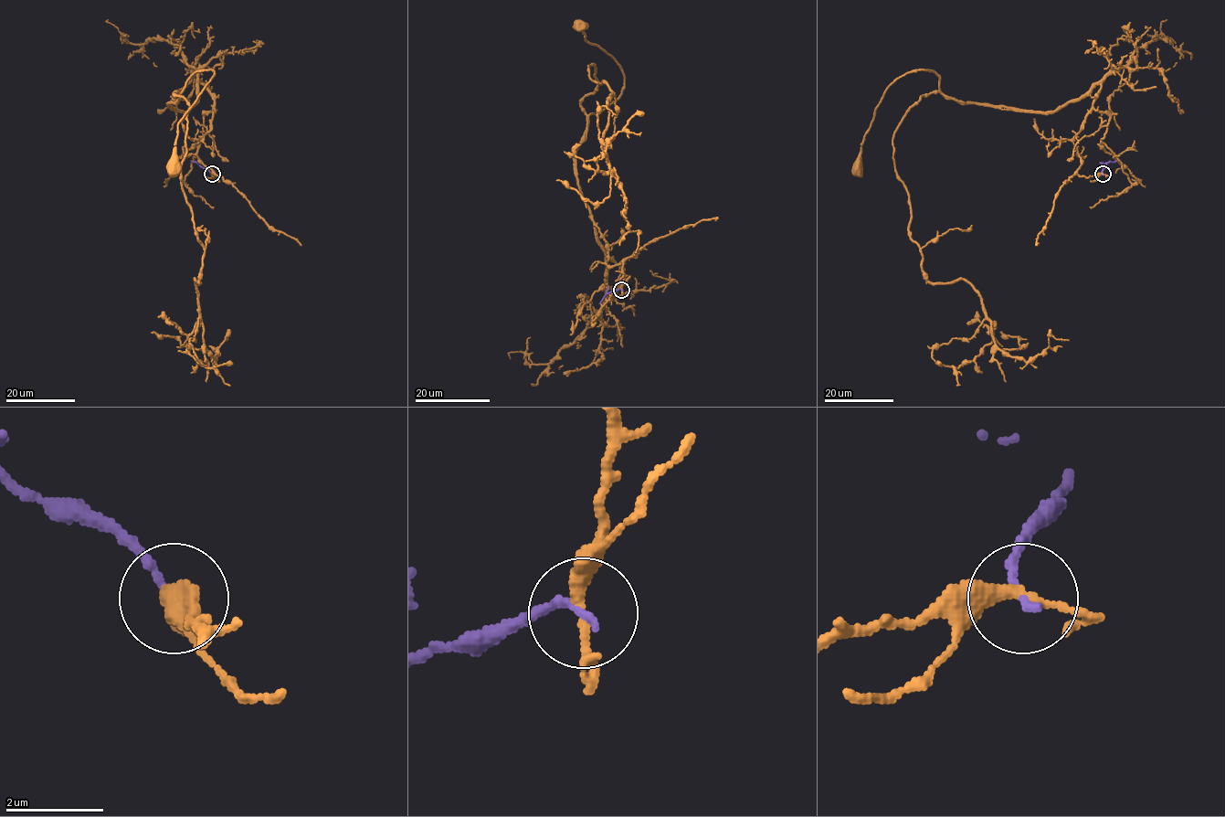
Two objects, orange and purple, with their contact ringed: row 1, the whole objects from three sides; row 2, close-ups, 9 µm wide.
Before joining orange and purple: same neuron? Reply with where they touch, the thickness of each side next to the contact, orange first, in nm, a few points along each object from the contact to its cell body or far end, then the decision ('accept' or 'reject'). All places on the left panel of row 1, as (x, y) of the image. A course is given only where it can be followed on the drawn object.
place (212, 174); calibres 240 and 170 nm; course orange (212, 175), (196, 154), (207, 89), (186, 111), (169, 105), (209, 69), (173, 167); course purple (212, 175), (191, 160); reject

